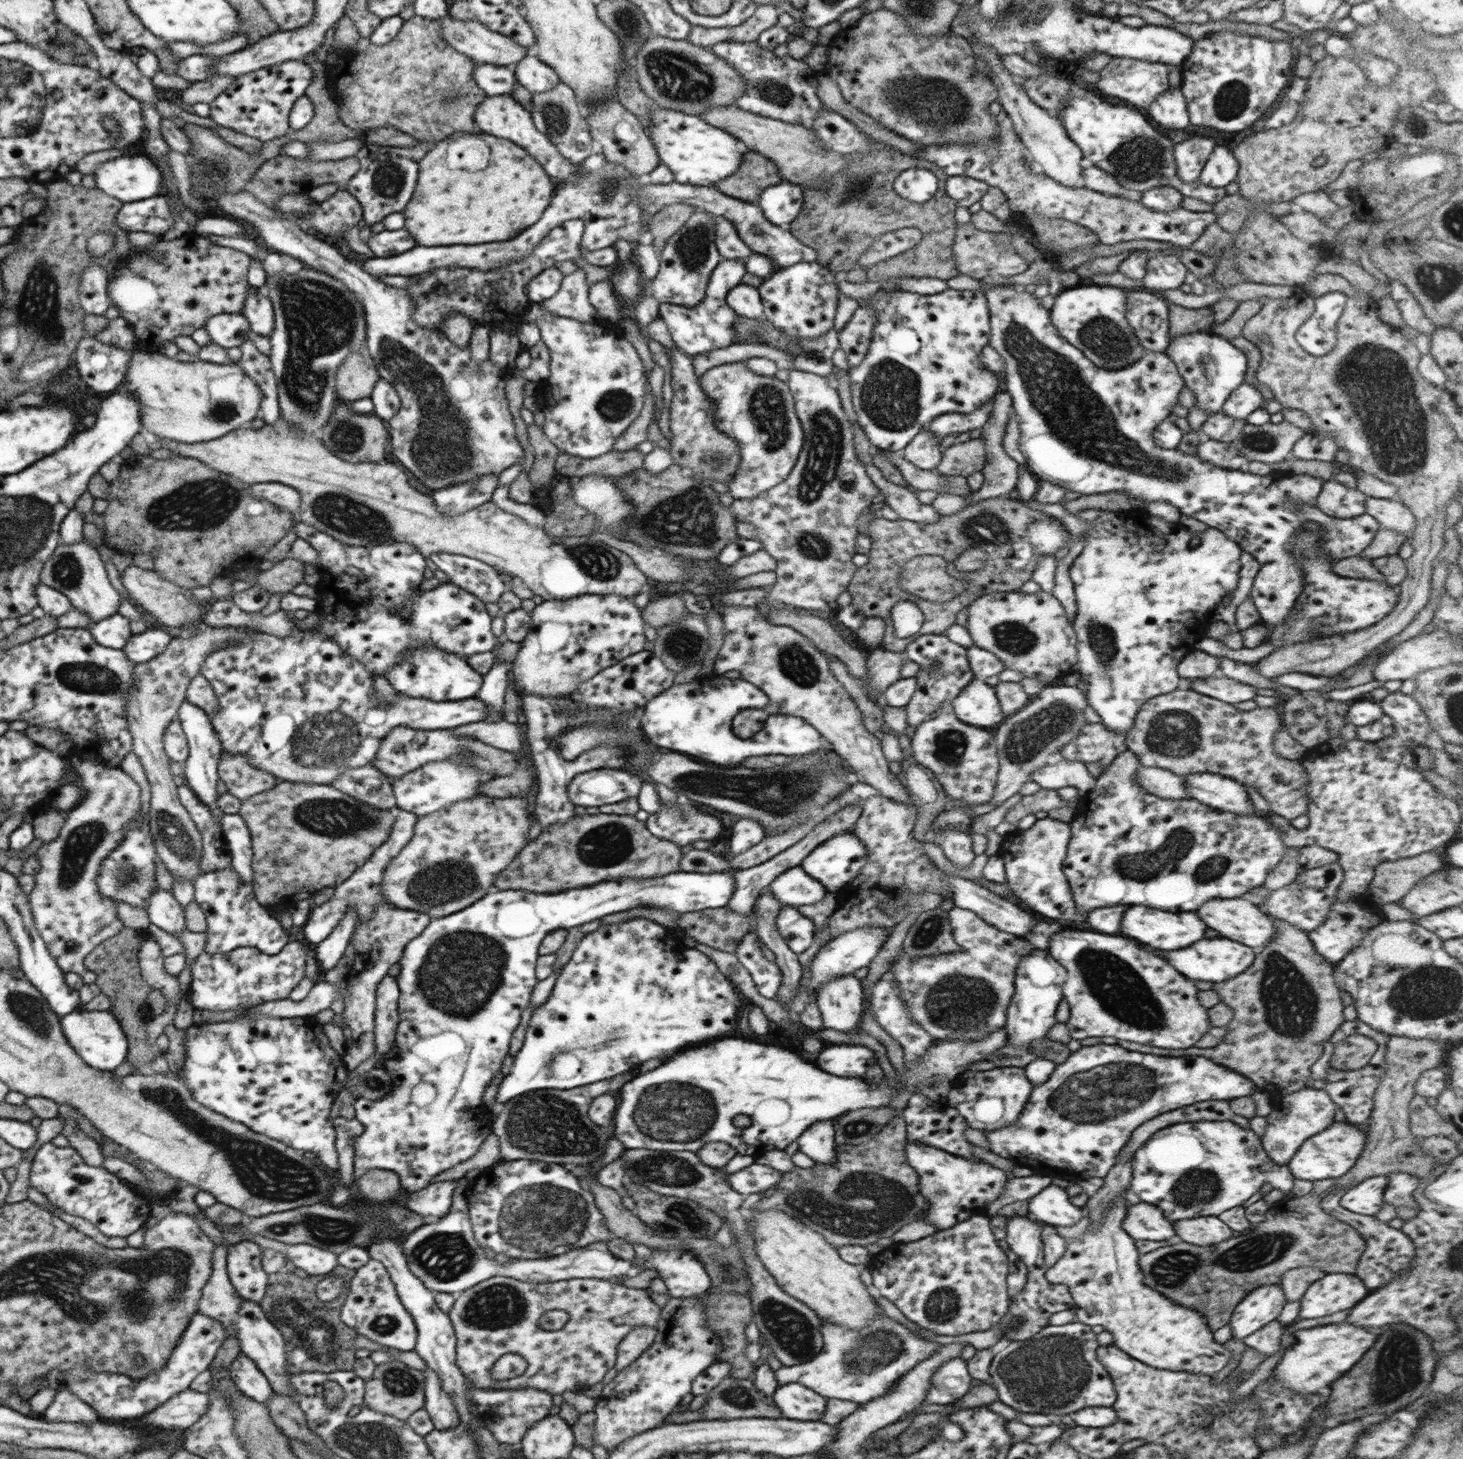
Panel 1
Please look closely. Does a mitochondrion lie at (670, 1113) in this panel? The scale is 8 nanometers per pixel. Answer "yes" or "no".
yes

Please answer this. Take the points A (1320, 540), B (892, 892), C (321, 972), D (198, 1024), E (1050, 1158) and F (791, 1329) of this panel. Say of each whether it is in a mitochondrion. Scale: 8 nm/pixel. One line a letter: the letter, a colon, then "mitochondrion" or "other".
A: other
B: other
C: other
D: other
E: other
F: mitochondrion

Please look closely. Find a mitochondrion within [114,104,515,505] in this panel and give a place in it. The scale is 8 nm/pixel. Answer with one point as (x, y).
(320, 320)

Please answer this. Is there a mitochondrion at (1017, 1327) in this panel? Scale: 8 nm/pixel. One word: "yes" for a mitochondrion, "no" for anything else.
yes

